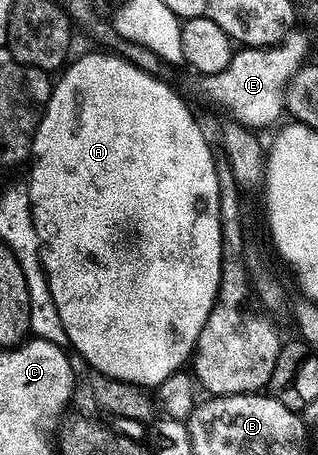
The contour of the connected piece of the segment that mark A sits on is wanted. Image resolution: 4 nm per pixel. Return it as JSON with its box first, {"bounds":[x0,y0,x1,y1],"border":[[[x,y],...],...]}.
{"bounds":[26,51,223,387],"border":[[[110,51],[97,52],[87,53],[75,62],[72,60],[62,70],[63,78],[54,82],[47,110],[37,127],[31,148],[33,160],[30,162],[31,181],[26,182],[27,193],[31,197],[31,214],[43,254],[43,270],[47,272],[49,291],[53,295],[53,303],[57,303],[61,323],[65,323],[67,345],[72,350],[75,348],[96,373],[127,381],[131,385],[158,387],[163,380],[180,372],[186,361],[188,364],[192,360],[201,327],[205,327],[205,319],[209,319],[219,294],[223,258],[219,173],[215,170],[215,157],[211,154],[211,145],[202,127],[195,122],[190,107],[170,89],[171,85],[166,80],[139,70]]]}

